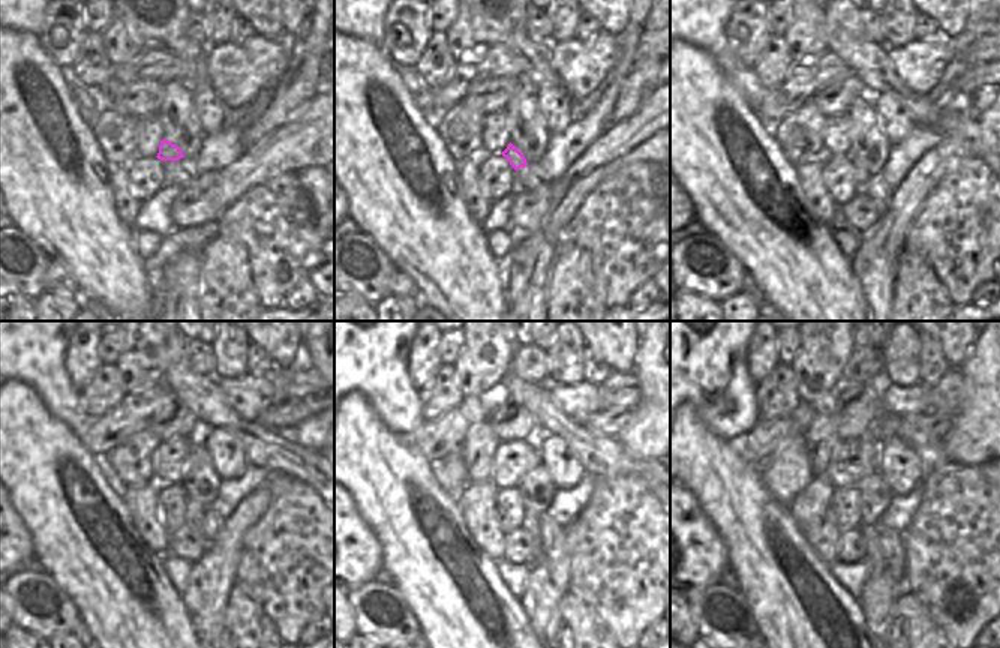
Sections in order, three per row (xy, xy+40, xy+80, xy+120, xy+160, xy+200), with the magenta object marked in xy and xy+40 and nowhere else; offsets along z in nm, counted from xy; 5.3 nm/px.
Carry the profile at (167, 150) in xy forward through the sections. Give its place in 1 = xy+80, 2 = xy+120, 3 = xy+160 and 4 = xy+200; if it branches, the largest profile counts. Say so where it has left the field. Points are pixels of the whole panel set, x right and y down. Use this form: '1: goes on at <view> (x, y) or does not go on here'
1: goes on at xy+80 (862, 174)
2: goes on at xy+120 (194, 512)
3: goes on at xy+160 (529, 521)
4: goes on at xy+200 (874, 557)

